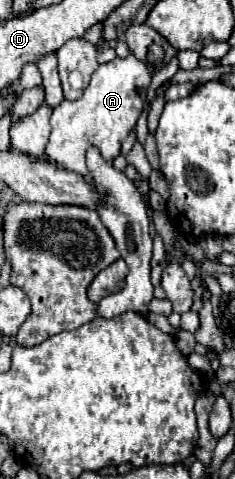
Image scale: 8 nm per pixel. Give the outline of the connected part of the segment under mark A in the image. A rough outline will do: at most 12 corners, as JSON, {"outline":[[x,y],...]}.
{"outline":[[132,53],[50,117],[38,159],[90,179],[136,127],[152,73]]}

